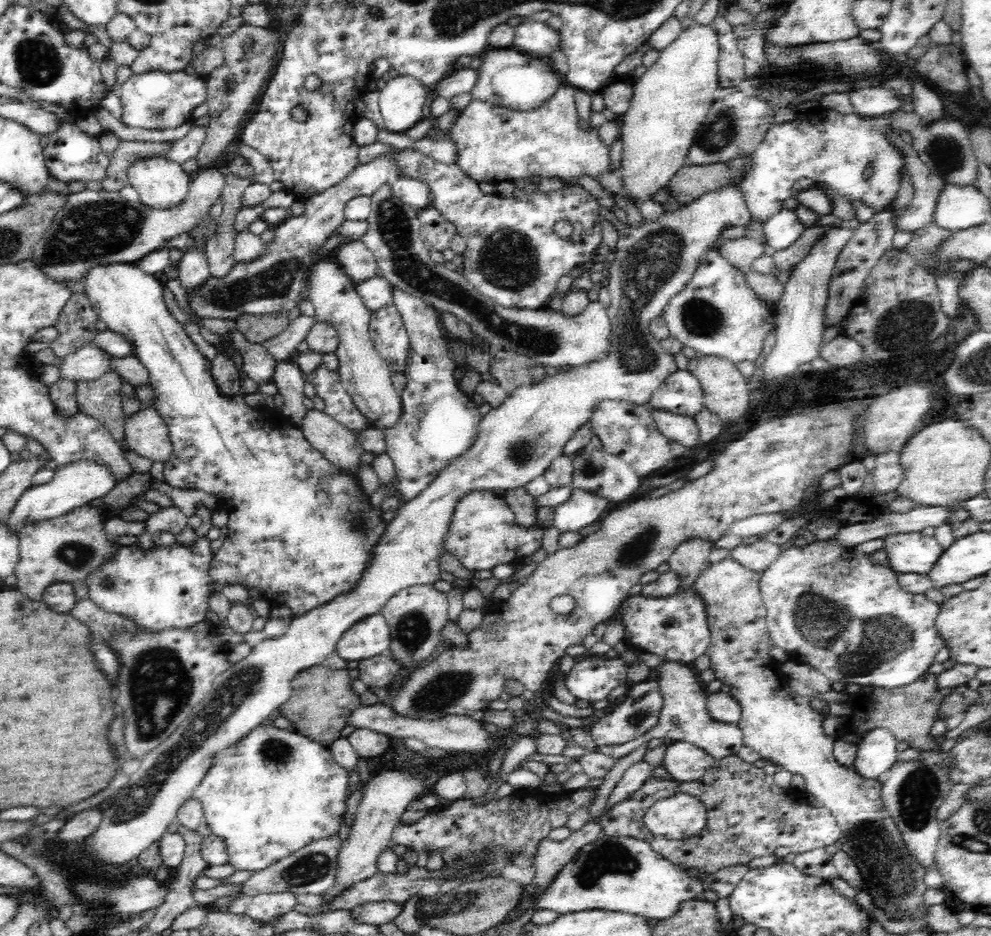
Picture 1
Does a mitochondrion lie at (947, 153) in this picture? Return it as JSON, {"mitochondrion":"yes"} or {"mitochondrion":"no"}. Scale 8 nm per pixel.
{"mitochondrion":"yes"}

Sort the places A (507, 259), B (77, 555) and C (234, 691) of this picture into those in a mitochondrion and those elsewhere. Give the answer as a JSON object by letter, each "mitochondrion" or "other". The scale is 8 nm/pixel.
{"A":"mitochondrion","B":"mitochondrion","C":"mitochondrion"}

